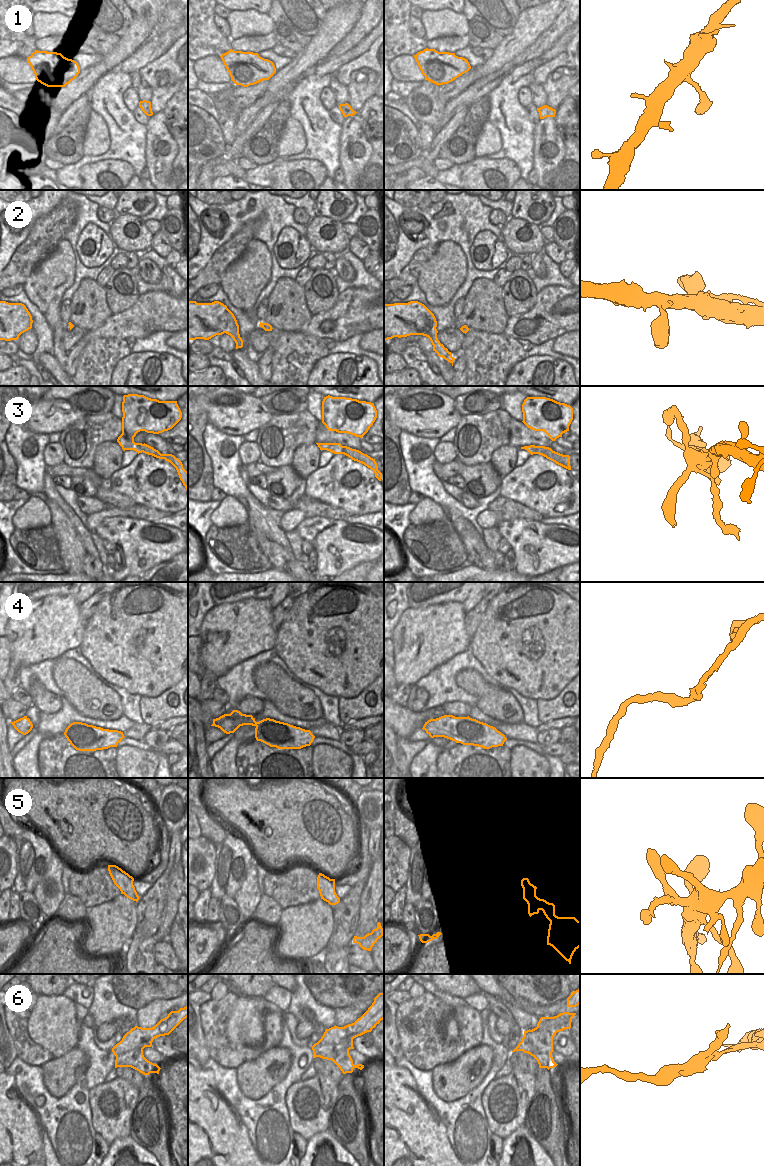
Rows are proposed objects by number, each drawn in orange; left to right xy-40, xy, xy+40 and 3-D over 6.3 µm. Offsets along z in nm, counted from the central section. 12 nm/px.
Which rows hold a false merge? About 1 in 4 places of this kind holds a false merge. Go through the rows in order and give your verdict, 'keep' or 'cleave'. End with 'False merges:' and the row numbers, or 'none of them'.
1: keep
2: keep
3: cleave
4: keep
5: keep
6: cleave
False merges: 3, 6

